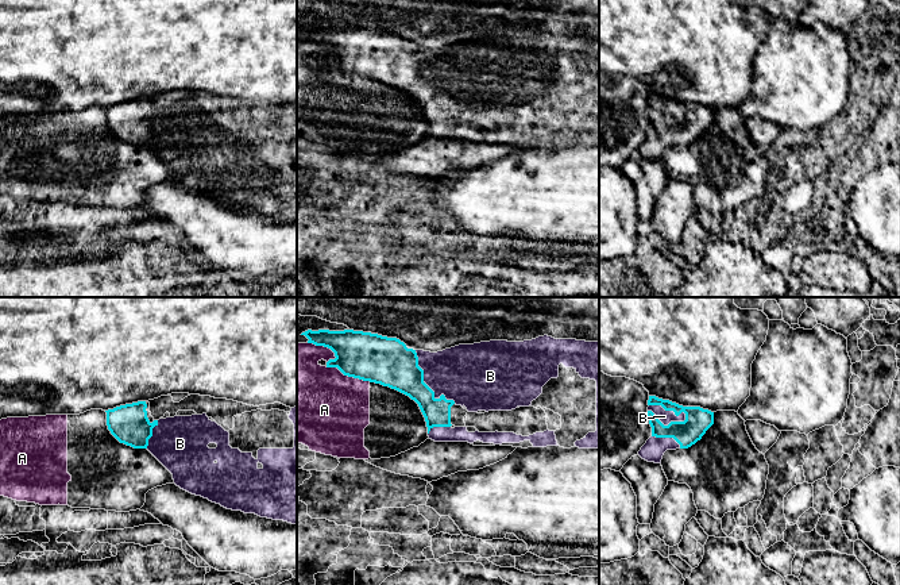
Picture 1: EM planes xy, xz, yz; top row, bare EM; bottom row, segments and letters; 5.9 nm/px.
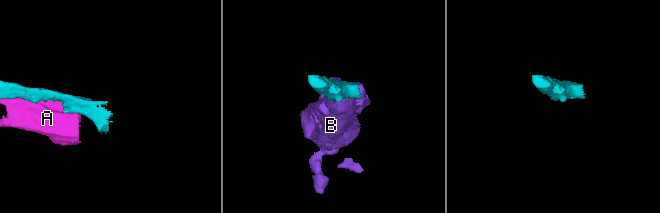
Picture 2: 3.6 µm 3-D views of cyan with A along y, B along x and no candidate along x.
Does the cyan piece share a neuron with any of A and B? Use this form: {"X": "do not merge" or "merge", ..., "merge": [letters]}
{"A": "do not merge", "B": "merge", "merge": ["B"]}

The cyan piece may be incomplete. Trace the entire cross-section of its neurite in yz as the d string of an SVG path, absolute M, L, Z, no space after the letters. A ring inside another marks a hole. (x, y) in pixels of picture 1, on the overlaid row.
M649 396L648 405L652 436L638 451L648 462L661 463L667 450L691 447L714 424L714 412L700 407L683 407L656 396Z

